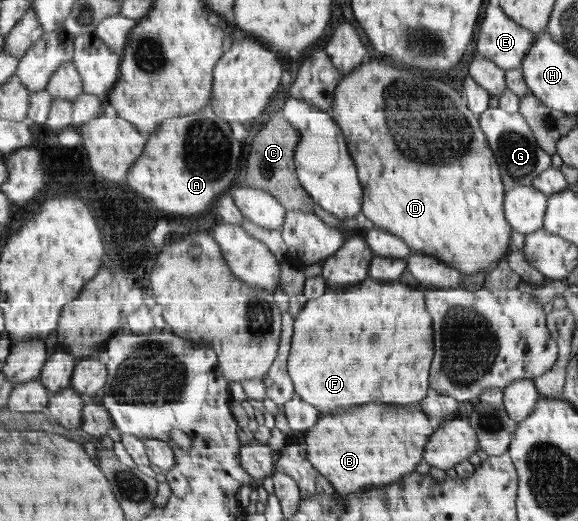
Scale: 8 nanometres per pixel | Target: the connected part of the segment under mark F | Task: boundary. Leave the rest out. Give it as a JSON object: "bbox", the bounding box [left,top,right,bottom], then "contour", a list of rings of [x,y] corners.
{"bbox":[288,277,436,413],"contour":[[[368,277],[365,281],[351,286],[349,291],[343,288],[330,288],[323,294],[321,299],[310,299],[301,313],[297,315],[294,335],[292,337],[292,349],[288,358],[288,368],[291,378],[293,378],[296,394],[307,403],[317,407],[319,413],[331,413],[337,411],[339,407],[351,407],[351,405],[363,405],[363,403],[403,403],[403,405],[420,404],[423,399],[428,397],[430,391],[430,371],[433,367],[436,355],[434,341],[434,319],[427,310],[425,289],[419,289],[405,285],[402,282],[379,283],[374,278]]]}

